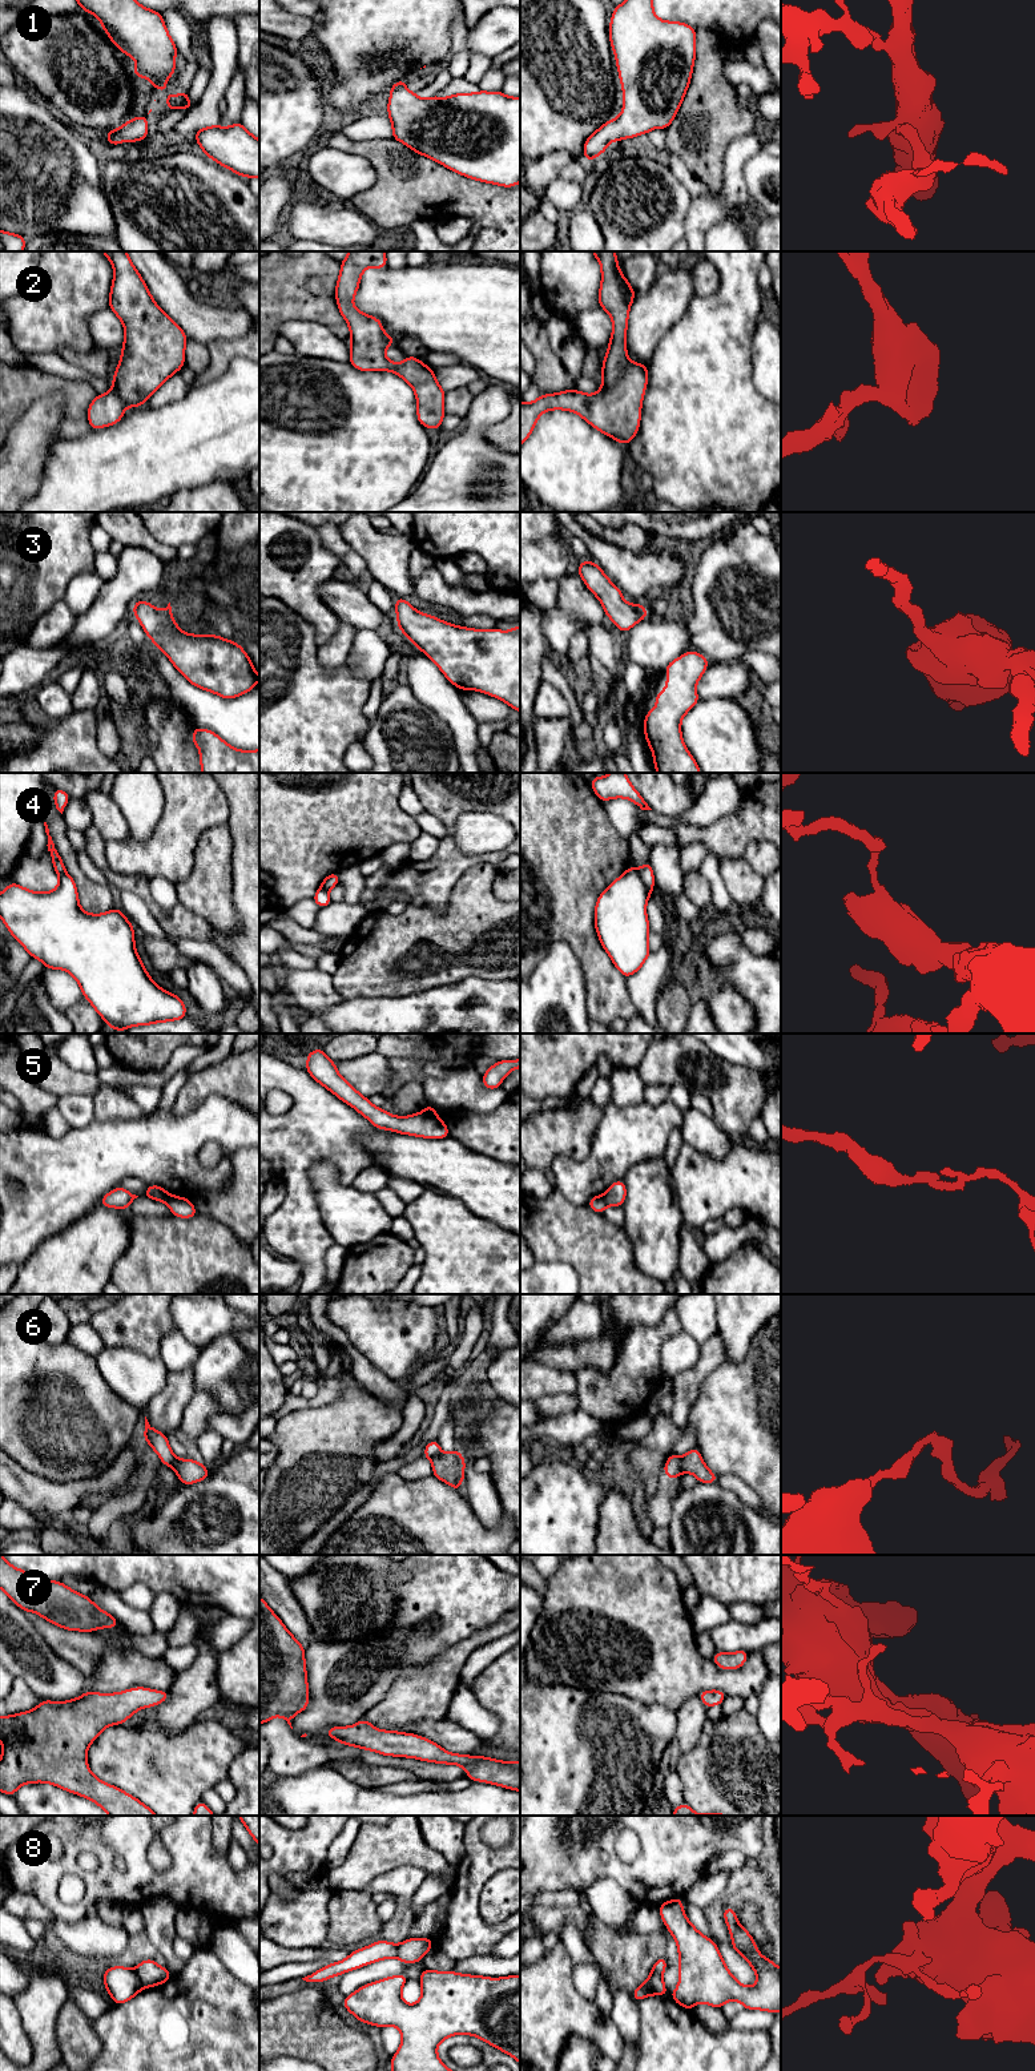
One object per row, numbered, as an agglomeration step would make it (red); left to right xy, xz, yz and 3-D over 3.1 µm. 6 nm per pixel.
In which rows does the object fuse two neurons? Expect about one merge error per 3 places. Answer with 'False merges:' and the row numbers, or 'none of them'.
False merges: 4, 5, 6, 8

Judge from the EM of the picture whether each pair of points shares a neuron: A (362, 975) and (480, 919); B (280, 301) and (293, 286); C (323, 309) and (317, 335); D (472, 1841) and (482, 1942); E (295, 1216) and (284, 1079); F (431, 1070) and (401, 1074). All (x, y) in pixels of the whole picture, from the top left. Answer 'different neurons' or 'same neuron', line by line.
A: same neuron
B: same neuron
C: different neurons
D: same neuron
E: same neuron
F: same neuron

